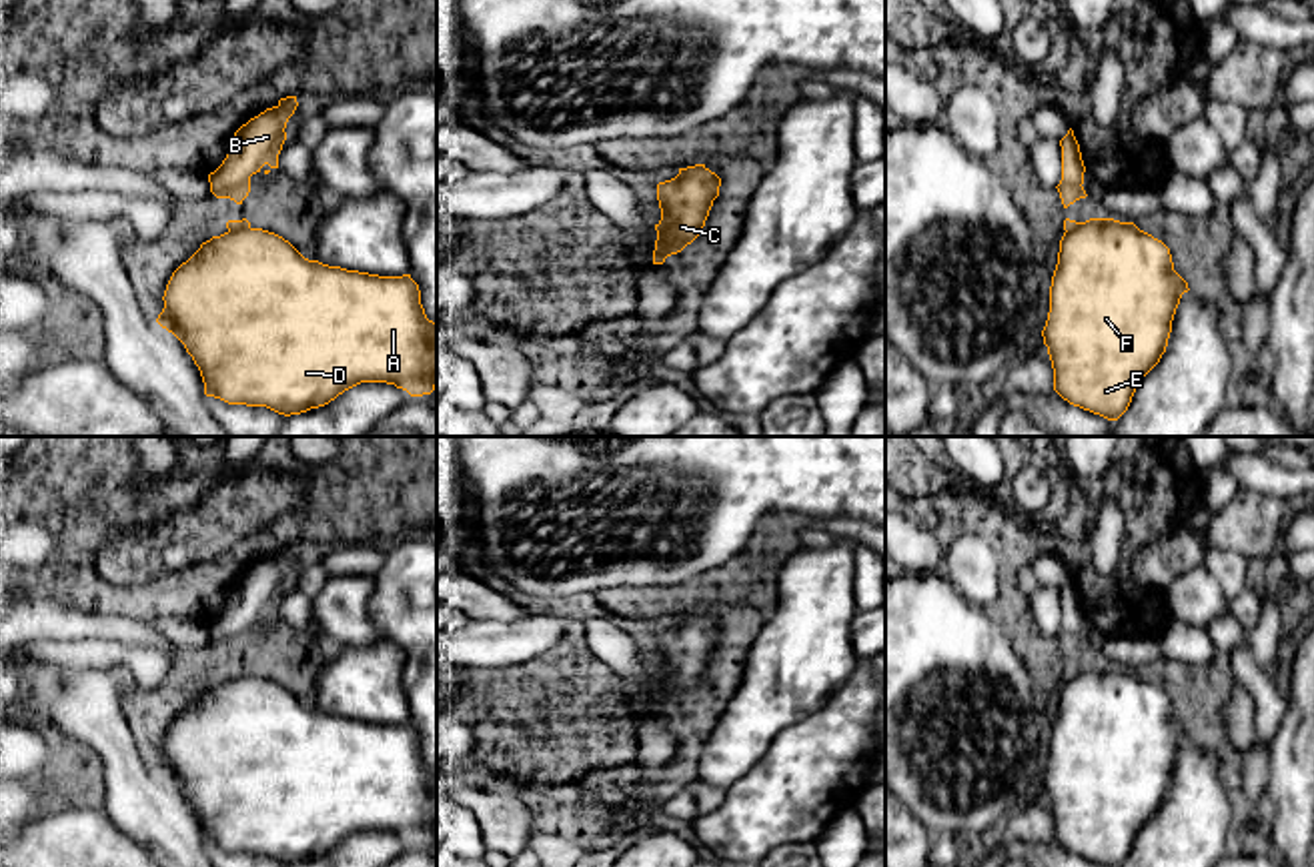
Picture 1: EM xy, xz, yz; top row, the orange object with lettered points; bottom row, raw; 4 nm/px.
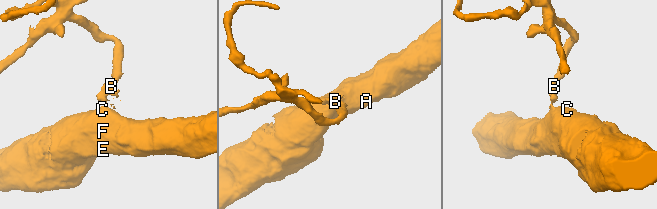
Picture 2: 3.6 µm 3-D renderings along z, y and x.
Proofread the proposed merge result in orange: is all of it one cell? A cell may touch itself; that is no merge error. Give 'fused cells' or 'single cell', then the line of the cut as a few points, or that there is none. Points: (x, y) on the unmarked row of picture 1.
fused cells; cut in xz along (702, 613), (680, 623)

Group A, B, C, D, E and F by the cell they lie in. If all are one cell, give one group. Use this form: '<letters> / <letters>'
A C D E F / B

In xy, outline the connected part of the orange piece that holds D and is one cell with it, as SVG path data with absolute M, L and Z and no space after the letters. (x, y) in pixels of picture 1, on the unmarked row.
M238 677L202 691L170 725L156 771L192 805L204 843L228 853L266 855L290 865L318 857L361 831L387 831L411 845L437 835L437 773L427 767L411 723L379 725L304 707L262 677Z

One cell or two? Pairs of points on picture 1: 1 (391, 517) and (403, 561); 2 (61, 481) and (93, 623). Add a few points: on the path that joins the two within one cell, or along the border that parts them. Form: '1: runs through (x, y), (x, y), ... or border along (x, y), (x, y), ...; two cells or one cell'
1: border along (411, 533), (385, 547); two cells
2: border along (47, 597), (91, 613), (139, 615); two cells

